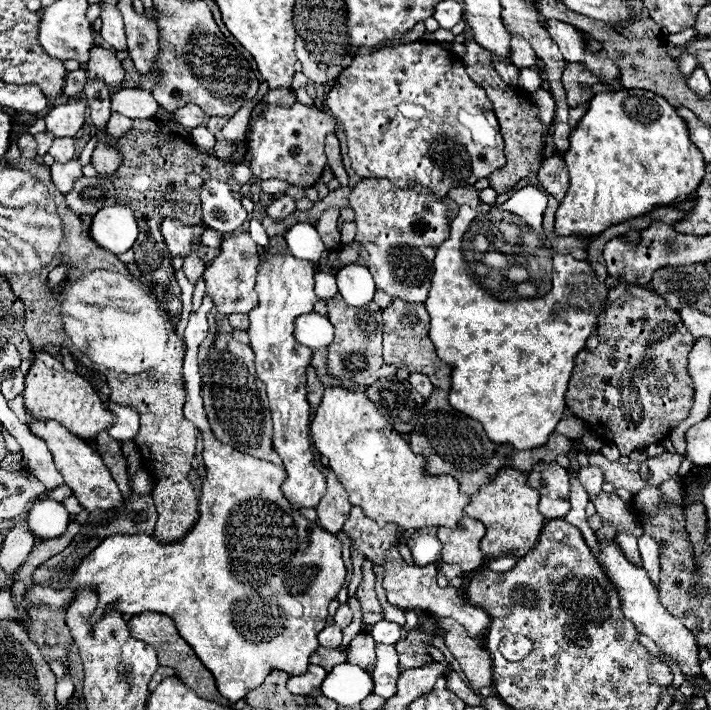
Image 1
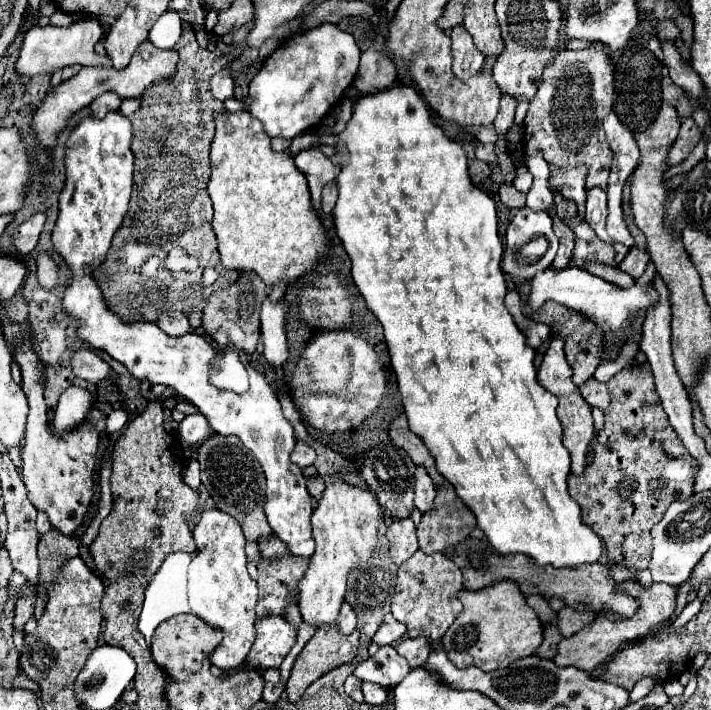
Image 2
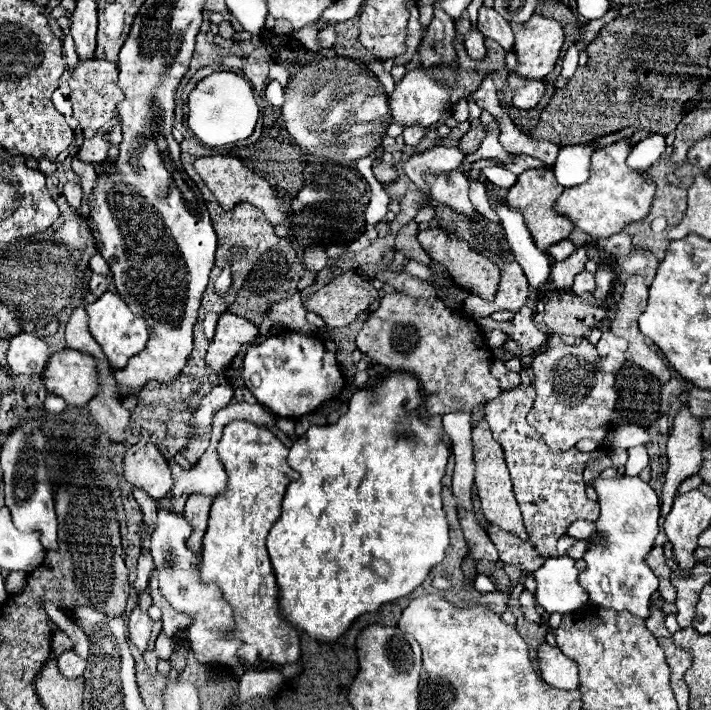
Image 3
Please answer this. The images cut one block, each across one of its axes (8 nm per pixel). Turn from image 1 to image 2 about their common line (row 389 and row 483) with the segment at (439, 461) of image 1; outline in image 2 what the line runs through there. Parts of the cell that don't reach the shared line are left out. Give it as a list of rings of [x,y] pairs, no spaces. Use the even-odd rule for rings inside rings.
[[[400,414],[398,418],[392,420],[392,424],[390,424],[390,438],[392,438],[392,442],[394,442],[396,446],[404,448],[404,450],[410,454],[410,458],[414,460],[414,464],[420,464],[420,466],[424,466],[424,468],[428,470],[430,478],[434,480],[434,486],[440,486],[442,476],[440,476],[440,474],[436,472],[436,468],[434,468],[434,458],[432,458],[430,452],[426,450],[424,442],[422,442],[416,434],[412,434],[412,432],[408,430],[408,426],[406,426],[406,416],[404,416],[404,414]]]

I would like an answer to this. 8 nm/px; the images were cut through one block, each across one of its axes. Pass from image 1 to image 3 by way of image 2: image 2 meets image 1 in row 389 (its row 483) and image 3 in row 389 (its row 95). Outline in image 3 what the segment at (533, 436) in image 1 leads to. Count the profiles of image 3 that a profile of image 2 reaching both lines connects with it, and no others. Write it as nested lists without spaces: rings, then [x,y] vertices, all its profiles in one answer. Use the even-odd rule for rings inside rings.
[[[392,372],[386,378],[382,378],[376,386],[366,388],[366,390],[358,390],[350,398],[348,412],[336,424],[328,424],[328,426],[322,426],[322,428],[310,426],[308,432],[302,438],[298,438],[294,442],[294,446],[290,448],[288,464],[300,474],[300,478],[294,480],[292,484],[288,484],[288,488],[286,488],[284,502],[282,502],[282,514],[280,514],[278,522],[272,526],[272,530],[268,532],[266,548],[268,548],[268,554],[270,554],[272,570],[274,570],[276,584],[278,584],[278,606],[280,606],[282,616],[286,618],[288,624],[306,632],[310,638],[314,638],[318,642],[338,640],[350,628],[350,624],[358,616],[362,616],[364,612],[374,612],[386,602],[394,602],[398,598],[408,596],[410,592],[414,592],[426,580],[430,568],[444,560],[444,552],[448,548],[448,522],[446,522],[446,514],[442,510],[440,492],[442,492],[442,476],[446,472],[446,462],[448,462],[448,446],[442,442],[440,432],[430,430],[426,420],[420,416],[420,412],[418,412],[420,400],[422,400],[422,396],[420,396],[418,380],[410,374]],[[372,394],[378,396],[378,402],[374,402],[370,398]],[[400,420],[404,422],[404,428],[408,428],[416,436],[410,436],[410,438],[398,436],[400,430],[402,430]]]

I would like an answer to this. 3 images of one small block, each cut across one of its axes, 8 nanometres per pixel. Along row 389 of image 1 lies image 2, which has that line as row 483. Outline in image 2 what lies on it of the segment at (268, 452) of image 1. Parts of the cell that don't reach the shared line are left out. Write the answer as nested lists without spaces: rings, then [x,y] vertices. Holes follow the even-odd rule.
[[[222,434],[210,436],[198,448],[198,462],[200,462],[200,468],[202,468],[202,484],[206,486],[208,494],[212,496],[216,508],[238,520],[246,540],[256,542],[258,538],[272,534],[272,528],[268,526],[266,516],[264,516],[266,478],[262,474],[262,468],[260,468],[258,460],[240,442],[240,438],[222,436]]]

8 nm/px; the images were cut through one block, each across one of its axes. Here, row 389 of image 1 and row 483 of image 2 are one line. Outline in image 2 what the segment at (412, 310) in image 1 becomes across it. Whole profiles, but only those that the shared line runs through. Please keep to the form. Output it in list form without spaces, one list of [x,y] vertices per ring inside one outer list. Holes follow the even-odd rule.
[[[444,480],[444,484],[436,488],[434,508],[422,514],[416,528],[420,550],[426,554],[444,552],[446,548],[466,540],[474,526],[474,514],[458,500],[452,484]]]

